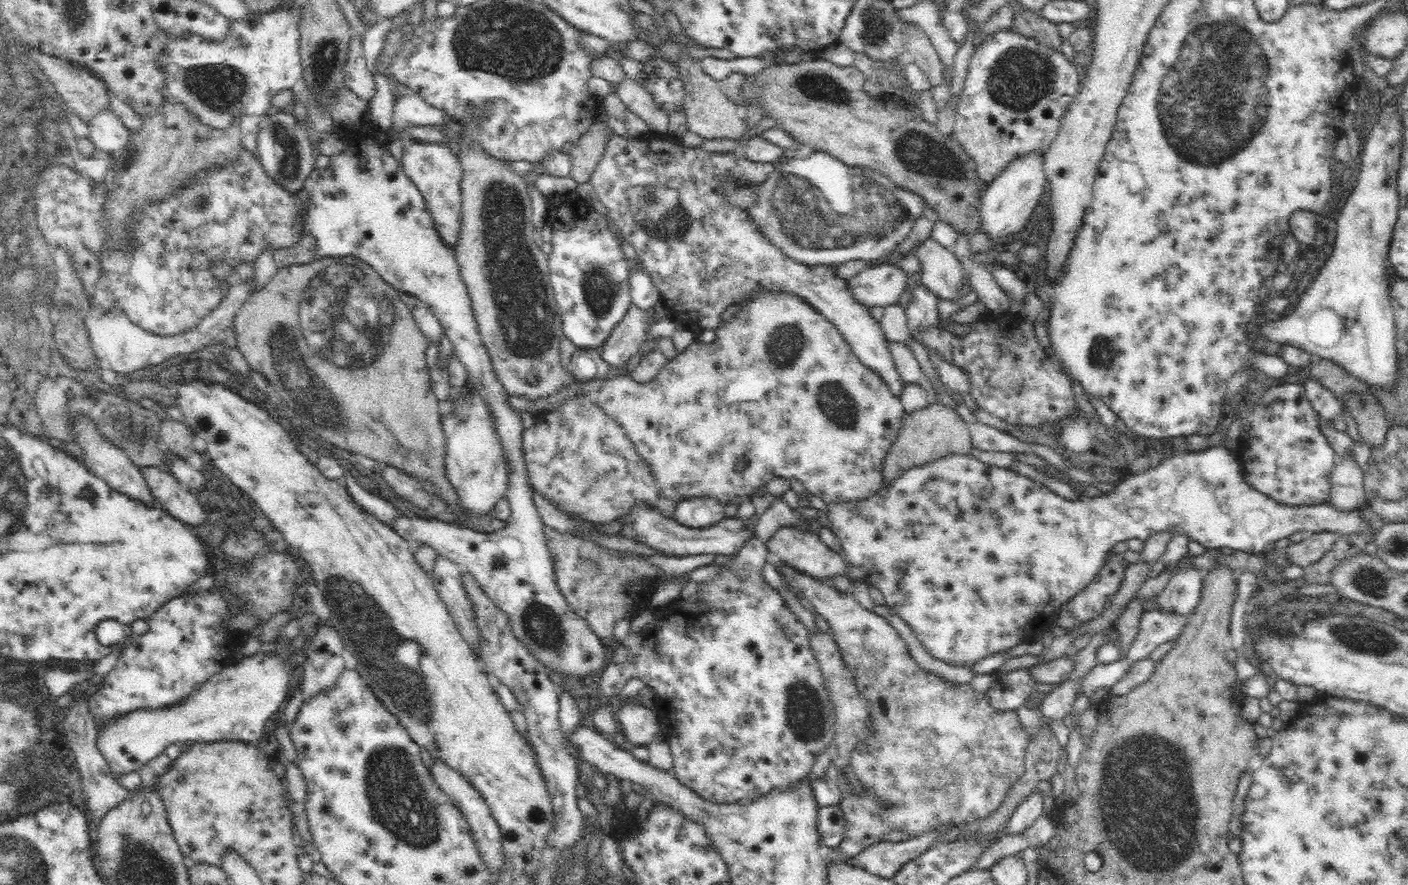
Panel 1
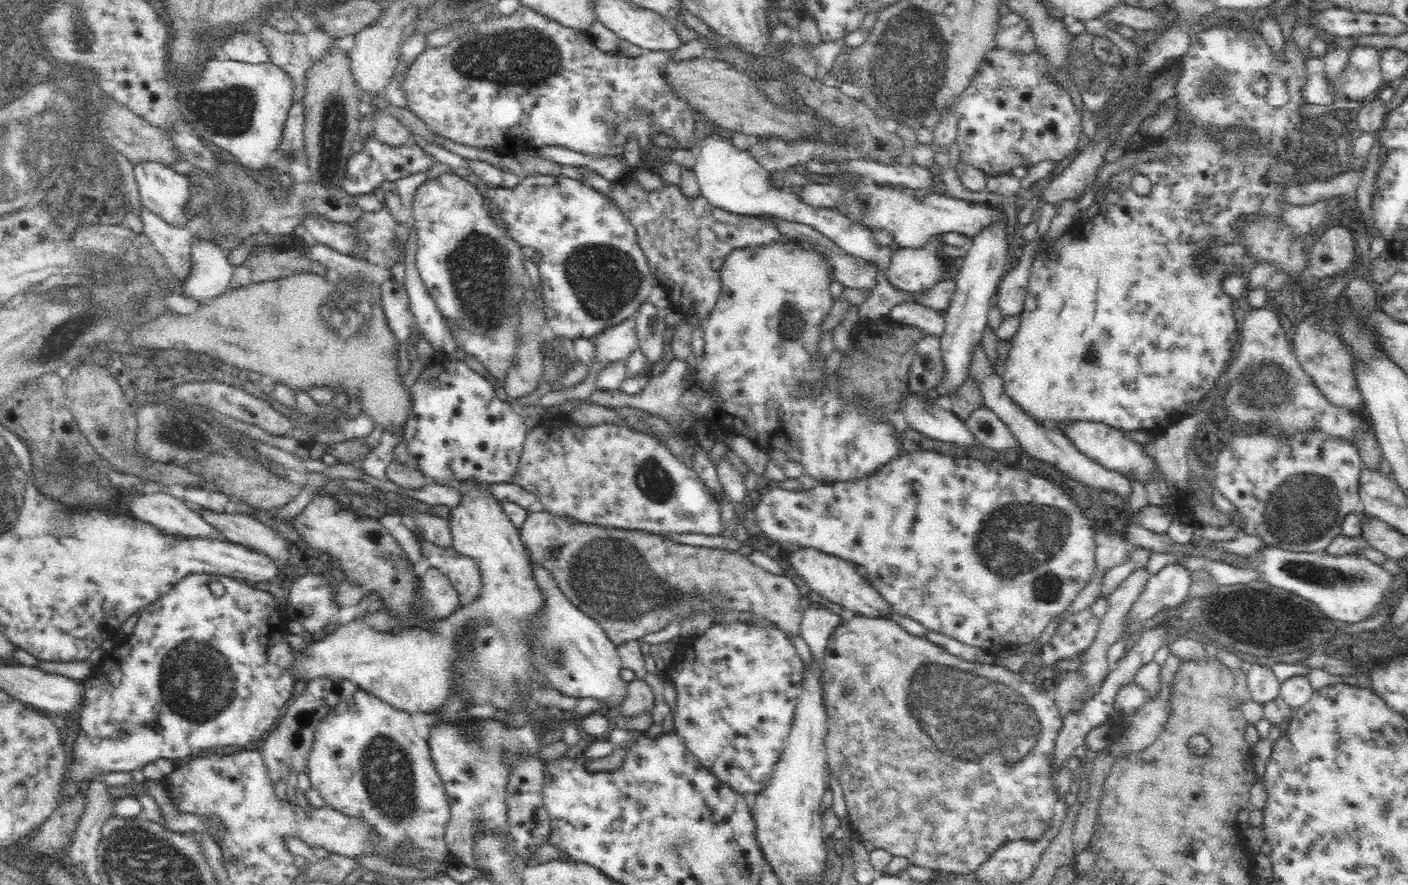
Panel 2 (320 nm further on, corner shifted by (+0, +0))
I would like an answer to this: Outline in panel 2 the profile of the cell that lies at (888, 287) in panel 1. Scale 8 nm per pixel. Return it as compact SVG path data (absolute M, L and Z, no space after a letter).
M934 238L923 249L894 248L884 276L898 290L920 292L932 288L943 272L936 252L938 238Z

